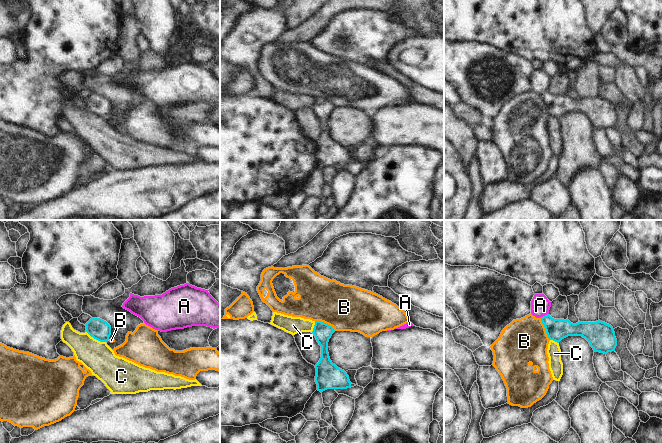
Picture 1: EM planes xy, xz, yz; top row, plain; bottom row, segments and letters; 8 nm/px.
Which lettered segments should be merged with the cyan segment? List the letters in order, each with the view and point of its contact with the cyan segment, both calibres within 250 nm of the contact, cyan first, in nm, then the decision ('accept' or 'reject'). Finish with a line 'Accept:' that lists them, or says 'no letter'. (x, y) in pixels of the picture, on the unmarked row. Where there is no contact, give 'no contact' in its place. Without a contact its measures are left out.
A: yz (545, 91) | 180/160 nm | reject
B: yz (545, 105) | 180/360 nm | reject
C: xy (96, 115) | 160/240 nm | reject
Accept: no letter

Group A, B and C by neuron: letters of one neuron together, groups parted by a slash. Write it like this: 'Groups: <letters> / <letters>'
Groups: A / B / C.

